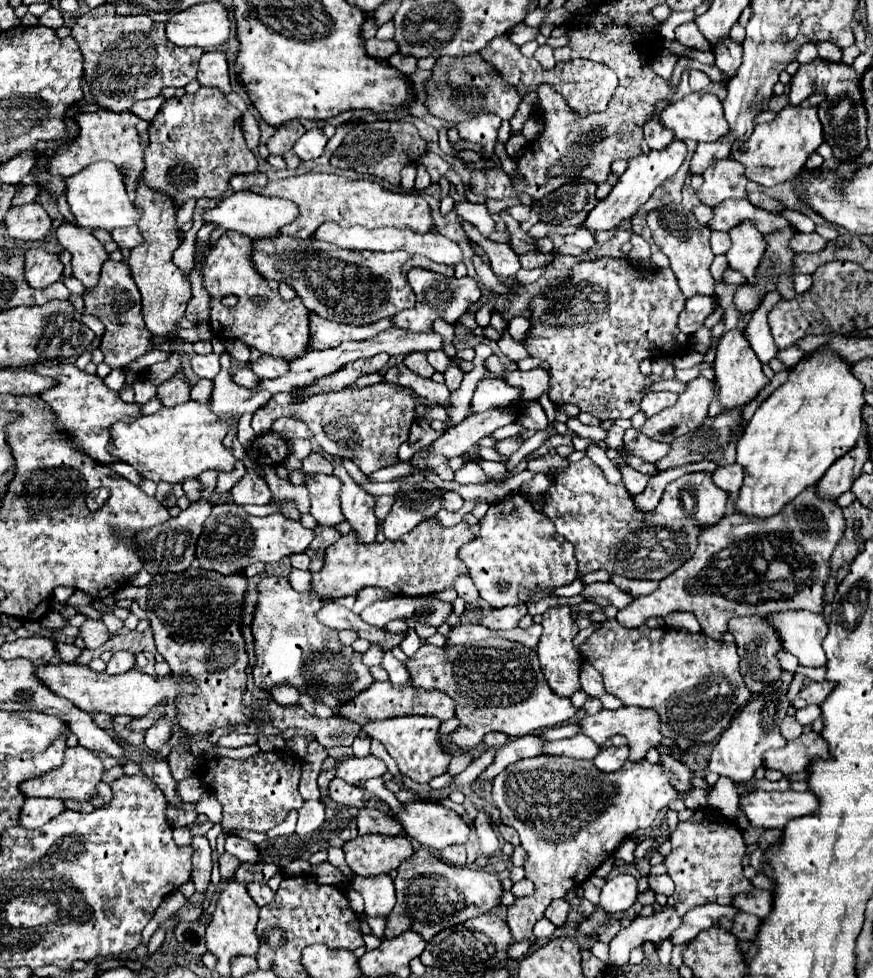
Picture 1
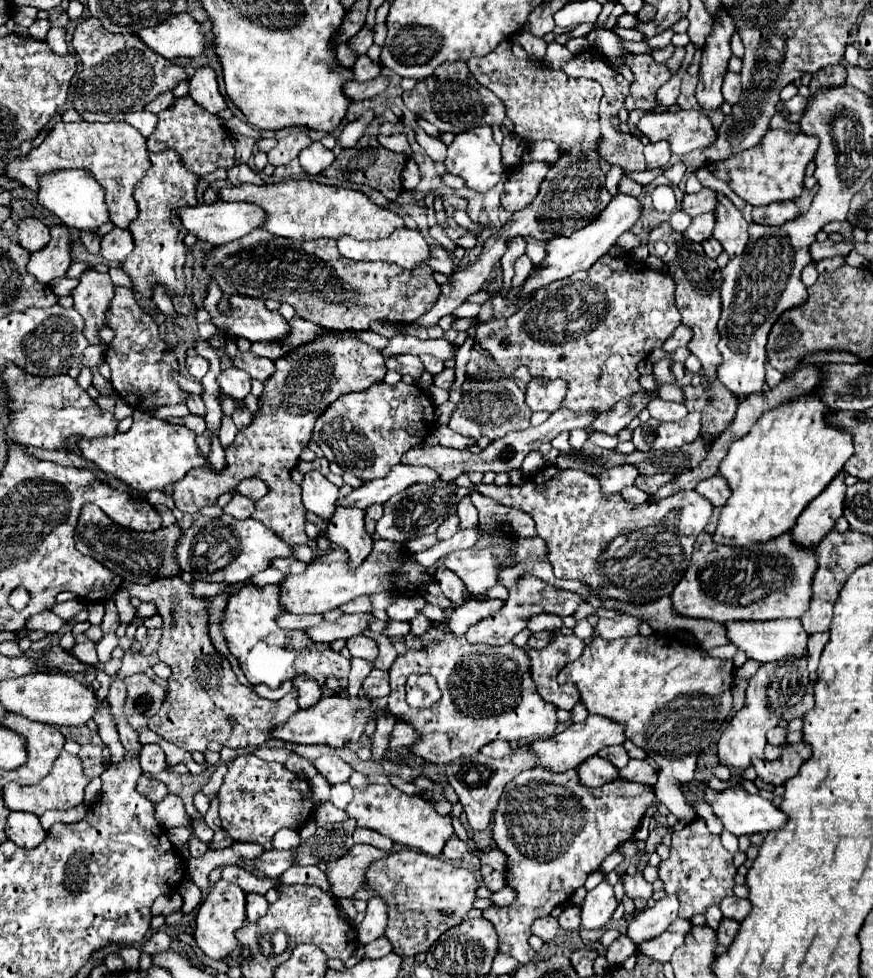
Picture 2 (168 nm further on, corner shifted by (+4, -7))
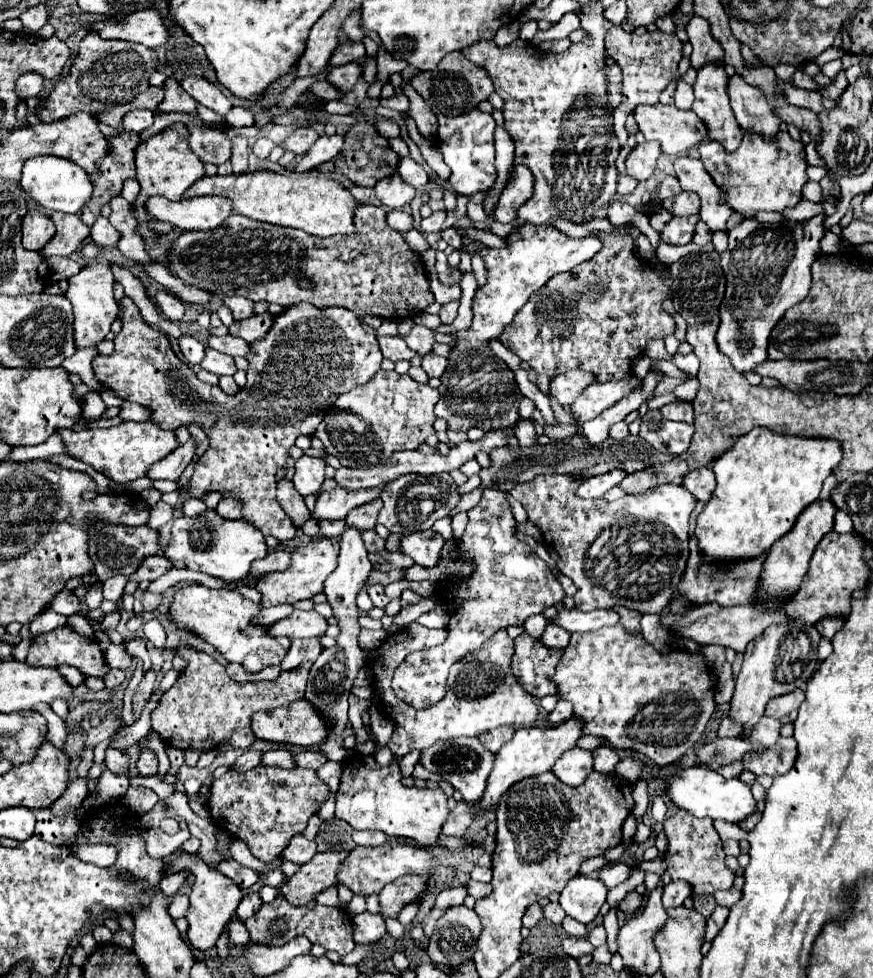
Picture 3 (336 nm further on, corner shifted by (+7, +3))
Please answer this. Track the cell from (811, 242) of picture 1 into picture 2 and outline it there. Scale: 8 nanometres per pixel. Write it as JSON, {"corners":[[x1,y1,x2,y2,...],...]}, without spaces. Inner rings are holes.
{"corners":[[827,239,827,241,823,241,823,243,817,243,817,241,815,241,815,243,809,247,813,261,821,261,821,259,825,259,825,257,835,257,835,255,849,255,851,249,853,249,851,243,833,243,831,239]]}

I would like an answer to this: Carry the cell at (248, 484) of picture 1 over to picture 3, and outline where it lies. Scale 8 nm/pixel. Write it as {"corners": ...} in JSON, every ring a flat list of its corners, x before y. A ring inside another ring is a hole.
{"corners":[[224,497,218,503,216,513,220,513,220,517,224,519,242,519,242,503,236,501,234,497]]}

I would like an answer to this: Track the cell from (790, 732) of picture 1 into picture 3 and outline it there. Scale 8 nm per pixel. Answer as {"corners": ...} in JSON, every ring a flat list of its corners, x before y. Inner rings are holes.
{"corners":[[762,717,760,725,756,725,756,729,748,735,748,741,752,745,772,747,778,737,780,737,780,721,774,717]]}

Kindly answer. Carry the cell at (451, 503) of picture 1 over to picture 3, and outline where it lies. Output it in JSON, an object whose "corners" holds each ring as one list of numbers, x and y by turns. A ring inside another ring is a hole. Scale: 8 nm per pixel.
{"corners":[[422,531,404,535,400,539,400,553,414,559,414,563,422,567,434,567,440,561,440,549,444,545,444,539,434,531]]}

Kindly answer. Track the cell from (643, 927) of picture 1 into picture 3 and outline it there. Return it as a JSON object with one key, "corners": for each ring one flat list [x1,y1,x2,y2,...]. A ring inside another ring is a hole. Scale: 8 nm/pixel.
{"corners":[[670,881,664,887,662,905,664,905,664,909,680,907,688,897,692,897,692,885,688,885,688,881]]}

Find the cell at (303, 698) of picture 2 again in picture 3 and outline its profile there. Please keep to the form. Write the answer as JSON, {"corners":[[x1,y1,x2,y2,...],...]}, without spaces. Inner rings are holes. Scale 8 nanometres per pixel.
{"corners":[[292,639,292,645,282,661,282,669,294,669,302,661,314,661,322,651,322,645,318,639]]}

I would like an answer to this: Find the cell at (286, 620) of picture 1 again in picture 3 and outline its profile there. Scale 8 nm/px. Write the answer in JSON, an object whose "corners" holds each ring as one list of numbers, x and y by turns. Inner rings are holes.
{"corners":[[186,585,174,593,174,599,168,607,168,617,178,629,194,633,202,641,216,647,228,663,240,663,246,671,258,671,268,665,280,665,290,645,288,637,272,637,268,635,266,627,250,625,250,619,258,613,258,605,260,593,252,585,234,591],[254,659,258,659,260,665,256,665]]}

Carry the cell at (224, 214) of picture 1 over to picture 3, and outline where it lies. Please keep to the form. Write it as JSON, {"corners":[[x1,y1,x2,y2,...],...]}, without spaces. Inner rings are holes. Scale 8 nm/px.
{"corners":[[164,197,148,199,148,213,158,221,170,223,182,231,216,229,232,213,226,197,192,197,182,201,170,201]]}

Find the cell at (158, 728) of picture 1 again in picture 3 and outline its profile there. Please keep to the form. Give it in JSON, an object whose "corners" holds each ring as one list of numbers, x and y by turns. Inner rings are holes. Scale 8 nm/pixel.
{"corners":[[142,749,142,755,140,755,138,763,136,763,136,769,138,769,138,775,142,775,142,777,156,775,156,771,158,771,156,755,150,749]]}

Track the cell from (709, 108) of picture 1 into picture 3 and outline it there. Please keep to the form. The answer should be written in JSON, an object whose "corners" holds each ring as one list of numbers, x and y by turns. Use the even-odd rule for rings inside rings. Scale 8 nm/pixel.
{"corners":[[662,103,648,105,648,107,640,105,634,111,634,119,636,119,638,129,642,131,644,139,646,141,658,141,662,153,668,153,668,155,684,153,690,147,698,145,702,139,706,139,706,125,704,125,704,121,700,121,700,117,696,117,696,113,682,111,682,109,674,107,674,105,662,105]]}

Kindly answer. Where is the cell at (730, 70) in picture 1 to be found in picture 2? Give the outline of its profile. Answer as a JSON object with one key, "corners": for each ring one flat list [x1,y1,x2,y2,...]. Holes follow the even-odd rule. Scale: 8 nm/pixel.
{"corners":[[727,71,723,75,723,97,725,97,725,101,733,105,733,103,737,103,739,95,741,95,741,77,739,77,739,73]]}

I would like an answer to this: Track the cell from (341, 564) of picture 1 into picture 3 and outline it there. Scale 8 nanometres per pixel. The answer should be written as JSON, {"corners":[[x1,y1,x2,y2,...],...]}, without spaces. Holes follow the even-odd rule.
{"corners":[[314,539,304,547,298,547,292,553,292,563,286,571,278,571,278,573,268,573,262,579,258,579,254,583,254,587,260,591,262,595,262,607,274,607,274,605,282,605,282,603,296,603,300,599,310,599,316,593,322,593,324,589,324,581,326,577,336,569,336,559,338,559,338,539]]}

